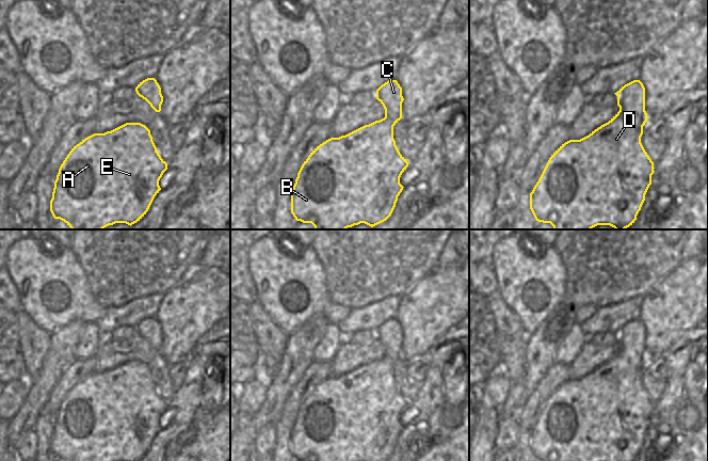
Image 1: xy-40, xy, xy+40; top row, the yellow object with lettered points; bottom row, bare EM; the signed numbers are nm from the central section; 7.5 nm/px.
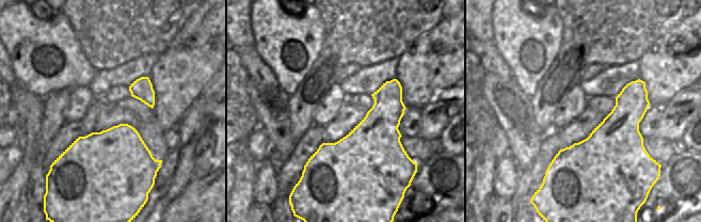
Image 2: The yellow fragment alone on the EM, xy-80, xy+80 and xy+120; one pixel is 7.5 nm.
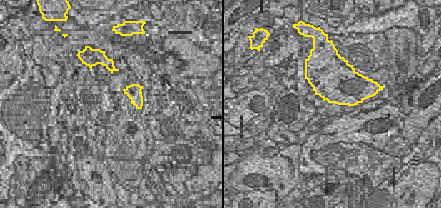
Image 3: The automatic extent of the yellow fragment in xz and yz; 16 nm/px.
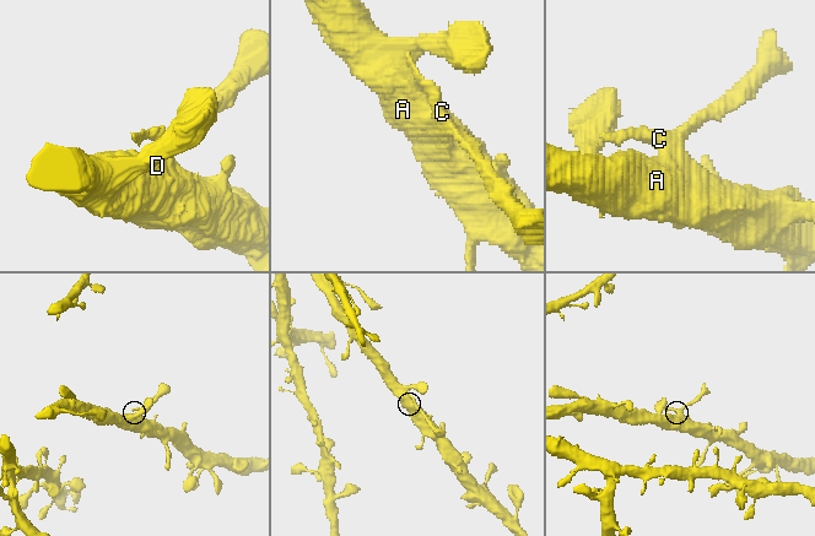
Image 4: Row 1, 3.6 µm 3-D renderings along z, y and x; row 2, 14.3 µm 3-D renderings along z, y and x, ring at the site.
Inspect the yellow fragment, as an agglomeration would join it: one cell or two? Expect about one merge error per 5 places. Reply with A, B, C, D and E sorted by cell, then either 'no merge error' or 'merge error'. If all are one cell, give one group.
A B C D E; no merge error

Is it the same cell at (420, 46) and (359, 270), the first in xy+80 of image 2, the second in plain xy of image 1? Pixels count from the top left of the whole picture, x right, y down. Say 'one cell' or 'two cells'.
two cells

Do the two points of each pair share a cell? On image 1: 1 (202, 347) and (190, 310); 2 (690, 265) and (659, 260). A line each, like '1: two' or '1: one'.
1: two
2: two

